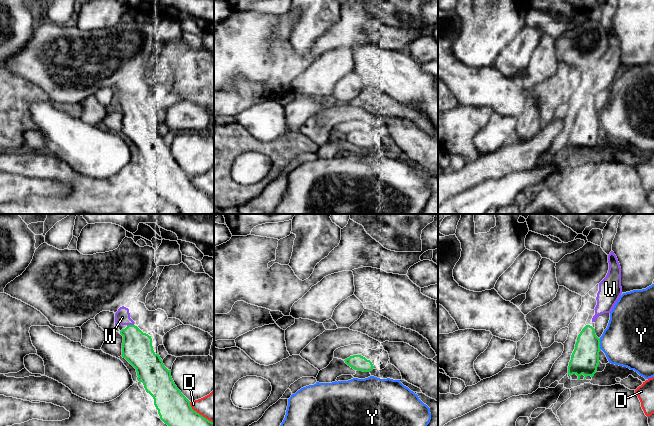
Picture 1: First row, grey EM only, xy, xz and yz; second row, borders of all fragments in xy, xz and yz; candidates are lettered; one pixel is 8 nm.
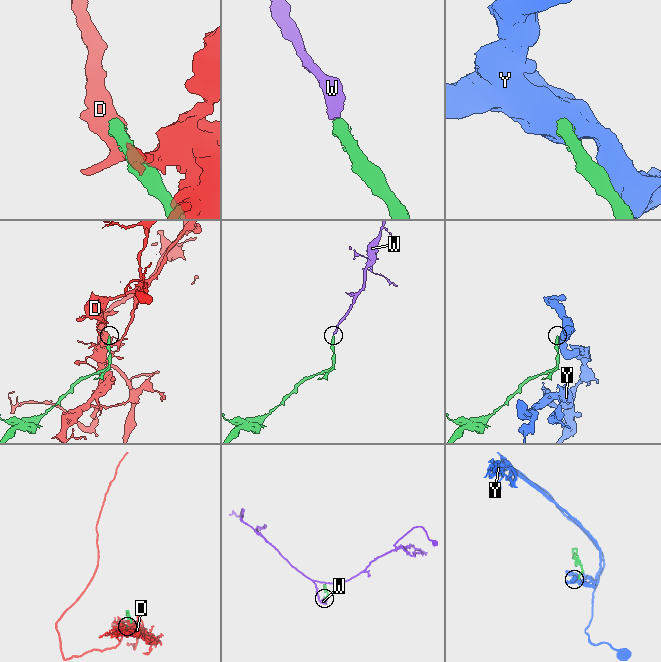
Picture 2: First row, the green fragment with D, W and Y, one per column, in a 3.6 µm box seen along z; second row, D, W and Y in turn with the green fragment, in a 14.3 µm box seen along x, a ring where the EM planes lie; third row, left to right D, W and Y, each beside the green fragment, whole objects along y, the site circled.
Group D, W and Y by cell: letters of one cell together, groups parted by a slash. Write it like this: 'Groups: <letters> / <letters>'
Groups: D / W / Y

